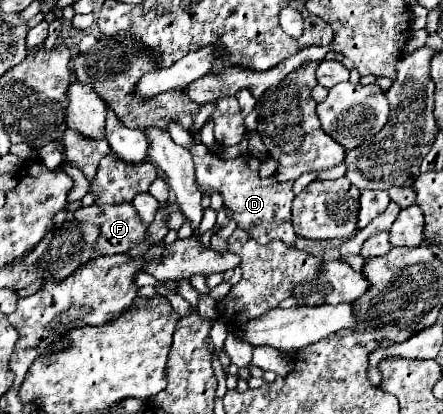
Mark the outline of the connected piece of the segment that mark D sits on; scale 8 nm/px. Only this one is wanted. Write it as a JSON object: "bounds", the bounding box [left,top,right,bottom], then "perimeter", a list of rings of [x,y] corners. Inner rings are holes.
{"bounds":[169,124,297,246],"perimeter":[[[171,124],[169,134],[177,144],[187,146],[187,150],[191,152],[195,162],[195,172],[197,172],[197,184],[201,186],[201,192],[205,194],[219,192],[223,196],[225,208],[229,208],[233,214],[237,228],[249,232],[251,238],[255,238],[259,244],[269,244],[273,240],[281,240],[287,246],[295,244],[297,236],[291,226],[291,202],[295,198],[291,190],[293,182],[277,182],[275,176],[261,178],[259,176],[261,160],[251,154],[243,154],[231,160],[211,154],[201,142],[195,142],[195,138],[181,126]]]}

